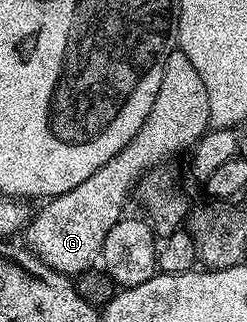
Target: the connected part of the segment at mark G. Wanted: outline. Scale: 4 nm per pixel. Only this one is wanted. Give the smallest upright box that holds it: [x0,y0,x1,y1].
[23,48,209,276]

